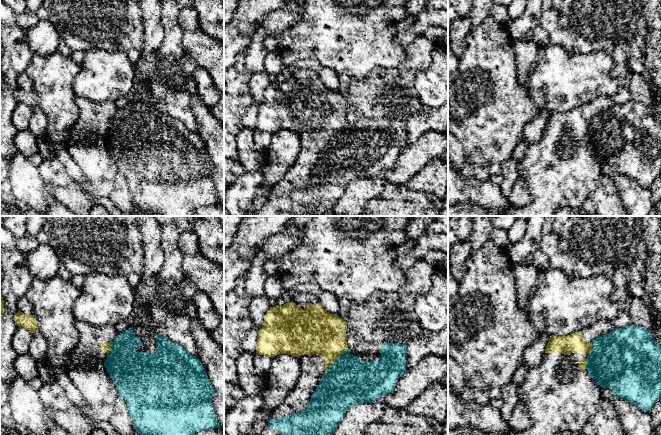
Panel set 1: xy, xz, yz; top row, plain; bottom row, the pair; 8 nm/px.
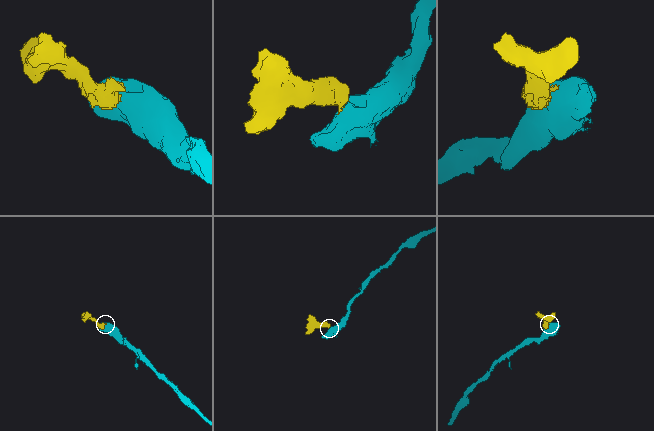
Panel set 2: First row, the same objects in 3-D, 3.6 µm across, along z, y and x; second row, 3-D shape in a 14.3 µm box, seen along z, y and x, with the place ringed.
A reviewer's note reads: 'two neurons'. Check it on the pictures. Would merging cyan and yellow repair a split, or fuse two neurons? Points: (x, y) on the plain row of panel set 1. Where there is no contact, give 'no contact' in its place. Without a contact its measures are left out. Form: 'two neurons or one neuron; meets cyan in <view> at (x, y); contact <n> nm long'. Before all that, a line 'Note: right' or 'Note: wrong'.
Note: right
two neurons; meets cyan in xz at (335, 137); contact 280 nm long

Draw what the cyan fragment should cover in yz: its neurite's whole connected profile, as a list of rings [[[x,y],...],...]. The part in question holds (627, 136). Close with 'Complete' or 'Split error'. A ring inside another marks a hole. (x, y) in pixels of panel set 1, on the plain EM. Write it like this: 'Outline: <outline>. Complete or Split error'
Outline: [[[629,100],[598,112],[592,117],[586,145],[601,164],[609,164],[615,172],[635,180],[644,188],[650,188],[661,175],[661,122],[652,109],[641,102]]]. Complete

